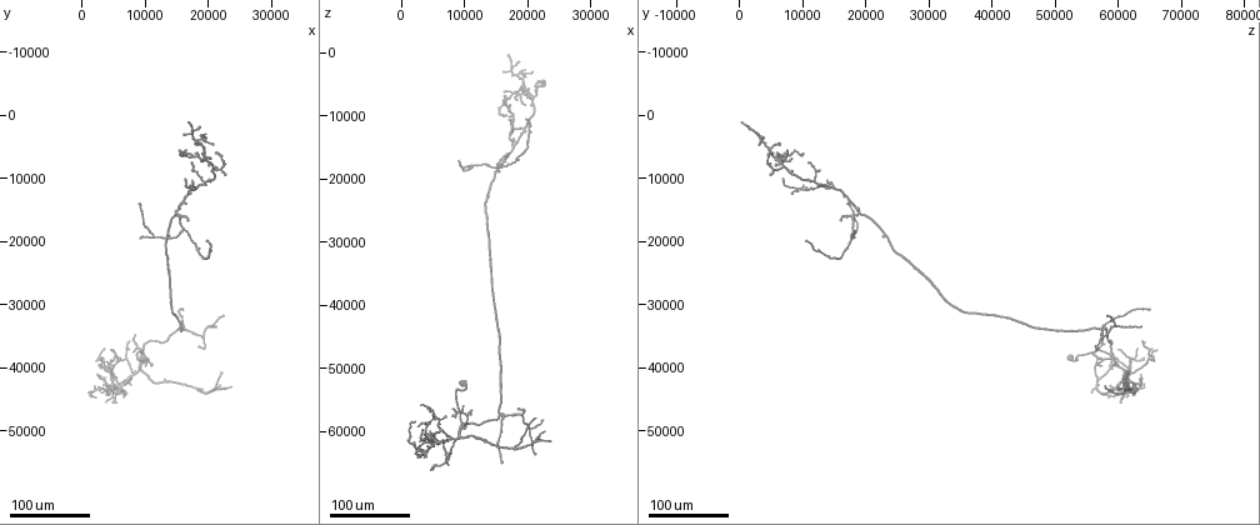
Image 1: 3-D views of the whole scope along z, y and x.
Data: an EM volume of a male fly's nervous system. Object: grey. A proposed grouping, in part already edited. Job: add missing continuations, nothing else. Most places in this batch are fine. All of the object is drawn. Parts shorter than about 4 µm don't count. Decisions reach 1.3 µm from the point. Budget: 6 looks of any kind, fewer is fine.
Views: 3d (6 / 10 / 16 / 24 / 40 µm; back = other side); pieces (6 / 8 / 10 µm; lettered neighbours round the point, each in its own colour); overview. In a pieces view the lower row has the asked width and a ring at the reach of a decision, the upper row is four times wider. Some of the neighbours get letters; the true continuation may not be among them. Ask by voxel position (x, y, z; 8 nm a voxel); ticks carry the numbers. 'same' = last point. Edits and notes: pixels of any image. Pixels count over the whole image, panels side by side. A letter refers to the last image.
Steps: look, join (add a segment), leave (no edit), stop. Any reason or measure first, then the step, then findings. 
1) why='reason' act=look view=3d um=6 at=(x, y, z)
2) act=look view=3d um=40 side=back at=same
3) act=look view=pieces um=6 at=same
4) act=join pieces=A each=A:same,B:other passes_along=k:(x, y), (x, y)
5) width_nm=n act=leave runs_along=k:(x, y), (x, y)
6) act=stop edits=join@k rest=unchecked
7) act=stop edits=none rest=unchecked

why='long arm stops here' act=look view=3d um=40 at=(21500, 43000, 58000)

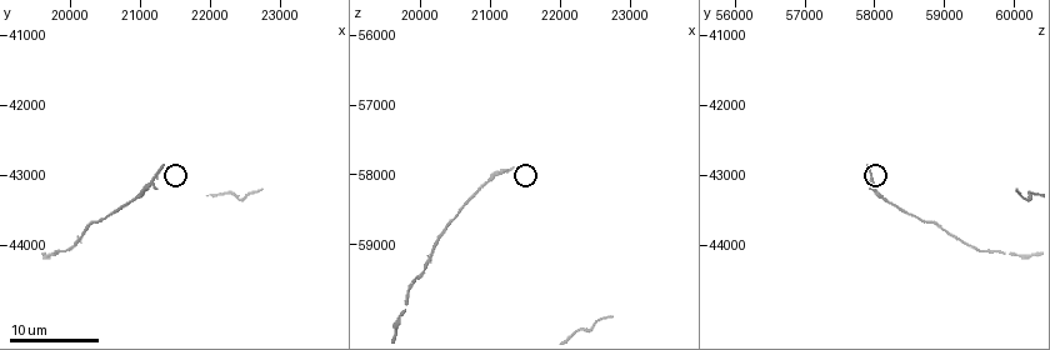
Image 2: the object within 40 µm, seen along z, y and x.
why='closer look' act=look view=3d um=6 at=(21350, 42900, 57850)

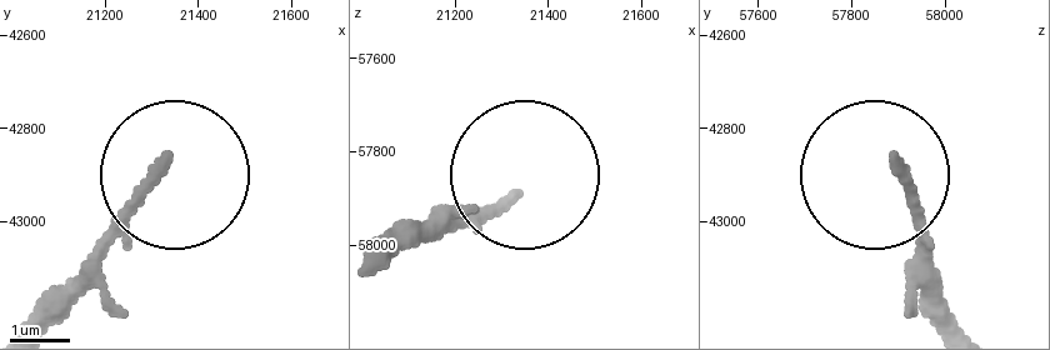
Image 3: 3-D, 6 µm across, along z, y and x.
act=look view=pieces um=10 at=(21320, 42870, 57890)

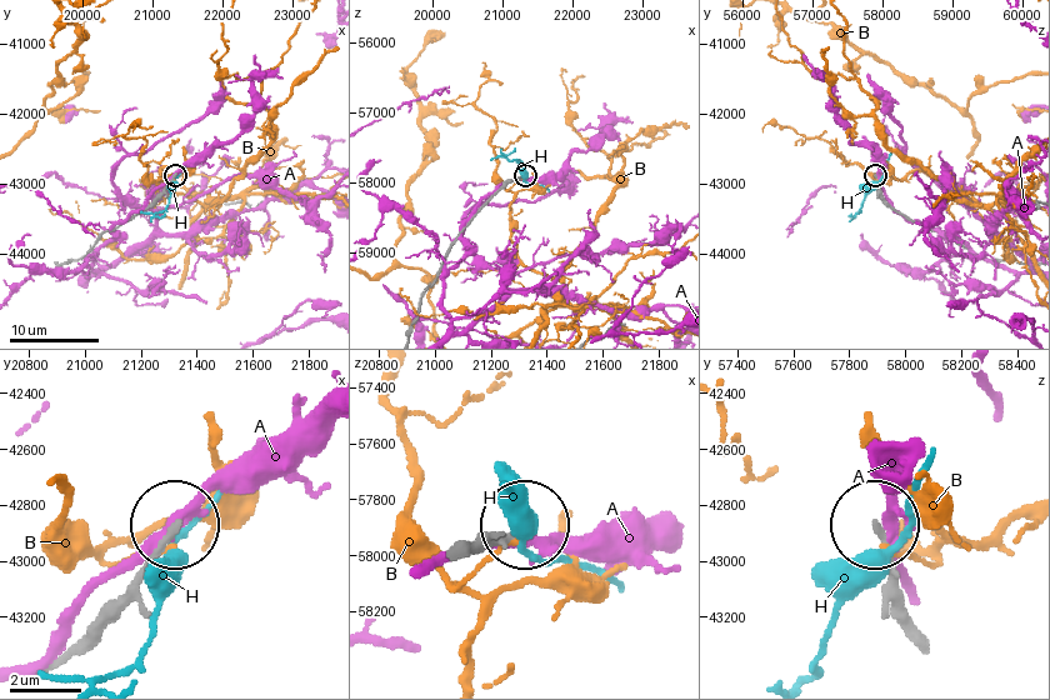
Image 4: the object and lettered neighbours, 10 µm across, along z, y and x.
width_nm=150 act=leave each=A:other,B:other,H:other runs_along=4:(58, 660), (171, 529) found='no lettered segment goes on from it'

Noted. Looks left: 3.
why='free end' act=look view=3d um=24 at=(3000, 38500, 60000)

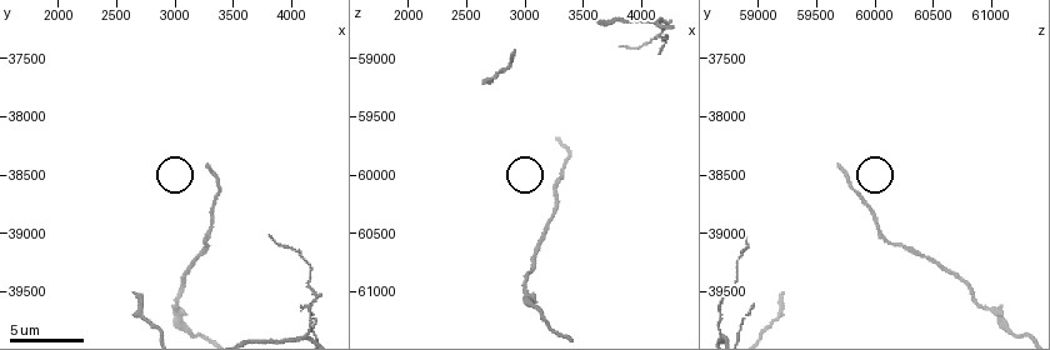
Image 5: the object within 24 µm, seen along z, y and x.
act=look view=pieces um=6 at=(3300, 38440, 59700)

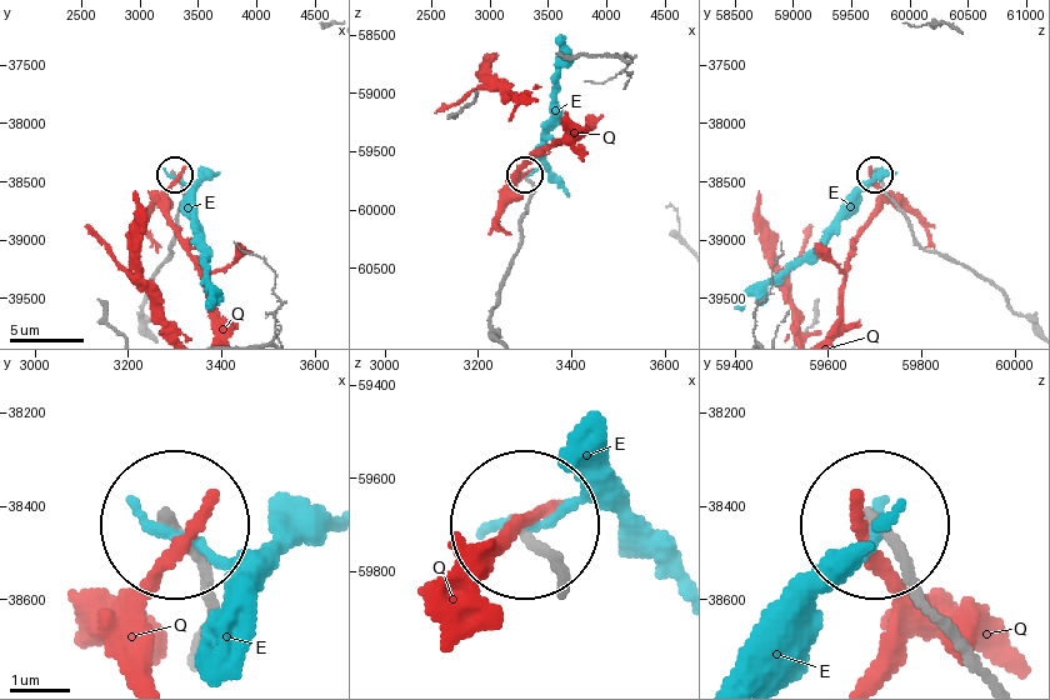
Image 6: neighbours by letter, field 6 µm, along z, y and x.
width_nm=160 act=leave each=E:other,Q:other runs_along=6:(493, 329), (495, 295), (519, 246), (533, 190), (526, 176) found='none of them fits'

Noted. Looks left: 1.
act=stop edits=none rest=unchecked

